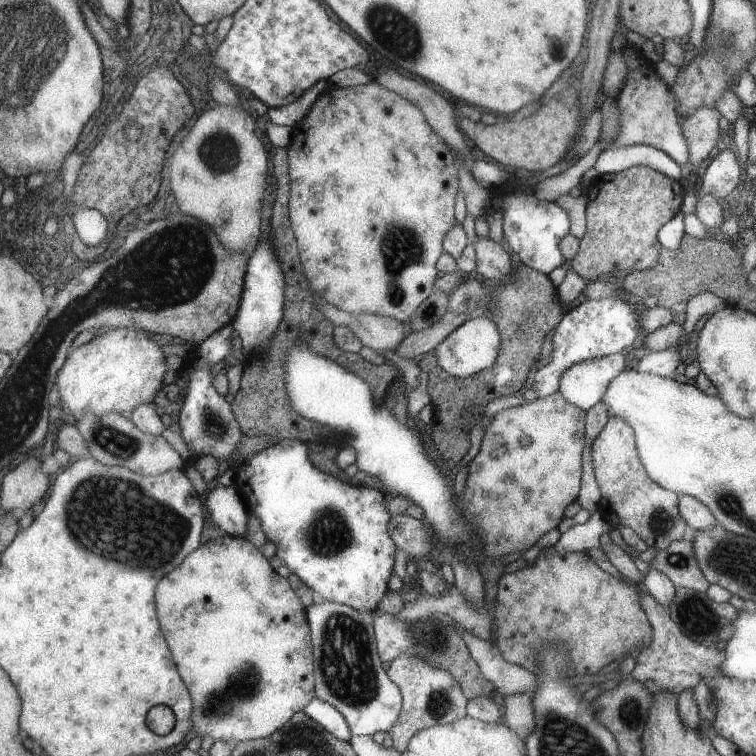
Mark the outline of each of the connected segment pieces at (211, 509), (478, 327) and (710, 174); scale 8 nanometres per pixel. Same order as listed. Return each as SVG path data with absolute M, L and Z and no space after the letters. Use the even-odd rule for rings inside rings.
M235 484L222 485L211 490L205 507L212 520L228 535L245 536L250 512Z
M477 313L456 327L446 338L443 338L433 354L435 363L448 374L464 378L476 374L484 368L490 368L499 358L501 344L502 341L495 321L492 321L489 315Z
M725 149L710 162L704 176L700 195L711 194L716 198L728 198L729 194L744 179L744 171L738 153Z

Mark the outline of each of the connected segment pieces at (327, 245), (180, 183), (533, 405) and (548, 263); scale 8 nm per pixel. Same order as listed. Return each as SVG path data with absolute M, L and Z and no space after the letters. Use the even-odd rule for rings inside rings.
M369 81L363 85L338 87L330 85L320 95L309 116L293 126L292 140L288 146L290 176L289 216L296 237L298 252L307 281L325 301L336 308L351 313L372 313L396 319L401 323L408 321L410 315L432 294L436 280L436 260L443 254L442 242L446 234L454 228L454 198L458 194L458 168L454 166L454 154L447 141L431 127L424 112L412 101L399 93L392 92L380 83Z
M241 104L218 105L204 112L194 122L190 132L170 161L170 188L178 202L179 211L189 217L197 218L210 225L224 248L235 253L244 253L249 258L258 245L258 236L262 230L262 202L266 194L266 172L268 156L262 146L262 140L256 136L256 122Z
M559 390L553 392L551 395L536 399L533 402L528 402L525 405L518 405L507 409L499 410L492 420L492 424L486 428L486 434L482 432L478 438L478 442L474 444L474 448L478 450L478 454L472 462L468 464L468 482L466 482L466 490L462 494L461 508L465 511L467 520L471 526L476 530L481 542L483 543L483 550L485 556L492 559L500 559L508 556L514 552L525 552L534 546L542 534L554 530L565 516L566 507L578 498L578 490L580 490L580 476L582 476L582 450L584 450L584 409L578 408L575 404L565 399L563 393Z
M518 186L512 192L491 198L490 209L502 214L503 236L507 248L520 256L522 264L549 275L556 266L562 266L561 241L570 232L571 218L558 203L541 201L533 193L525 193Z

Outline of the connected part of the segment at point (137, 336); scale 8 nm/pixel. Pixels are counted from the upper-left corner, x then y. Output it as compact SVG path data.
M111 328L97 334L82 346L72 349L68 360L59 372L58 390L60 401L67 412L75 417L80 416L85 410L90 409L96 416L101 417L107 412L117 412L129 415L140 405L154 404L158 390L162 388L162 378L168 366L158 342L152 340L151 333L144 329Z

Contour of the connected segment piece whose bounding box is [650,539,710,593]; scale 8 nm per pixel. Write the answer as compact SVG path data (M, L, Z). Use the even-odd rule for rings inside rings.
M690 540L675 541L667 549L658 551L650 564L670 578L677 588L706 593L710 586L700 570L693 542Z

